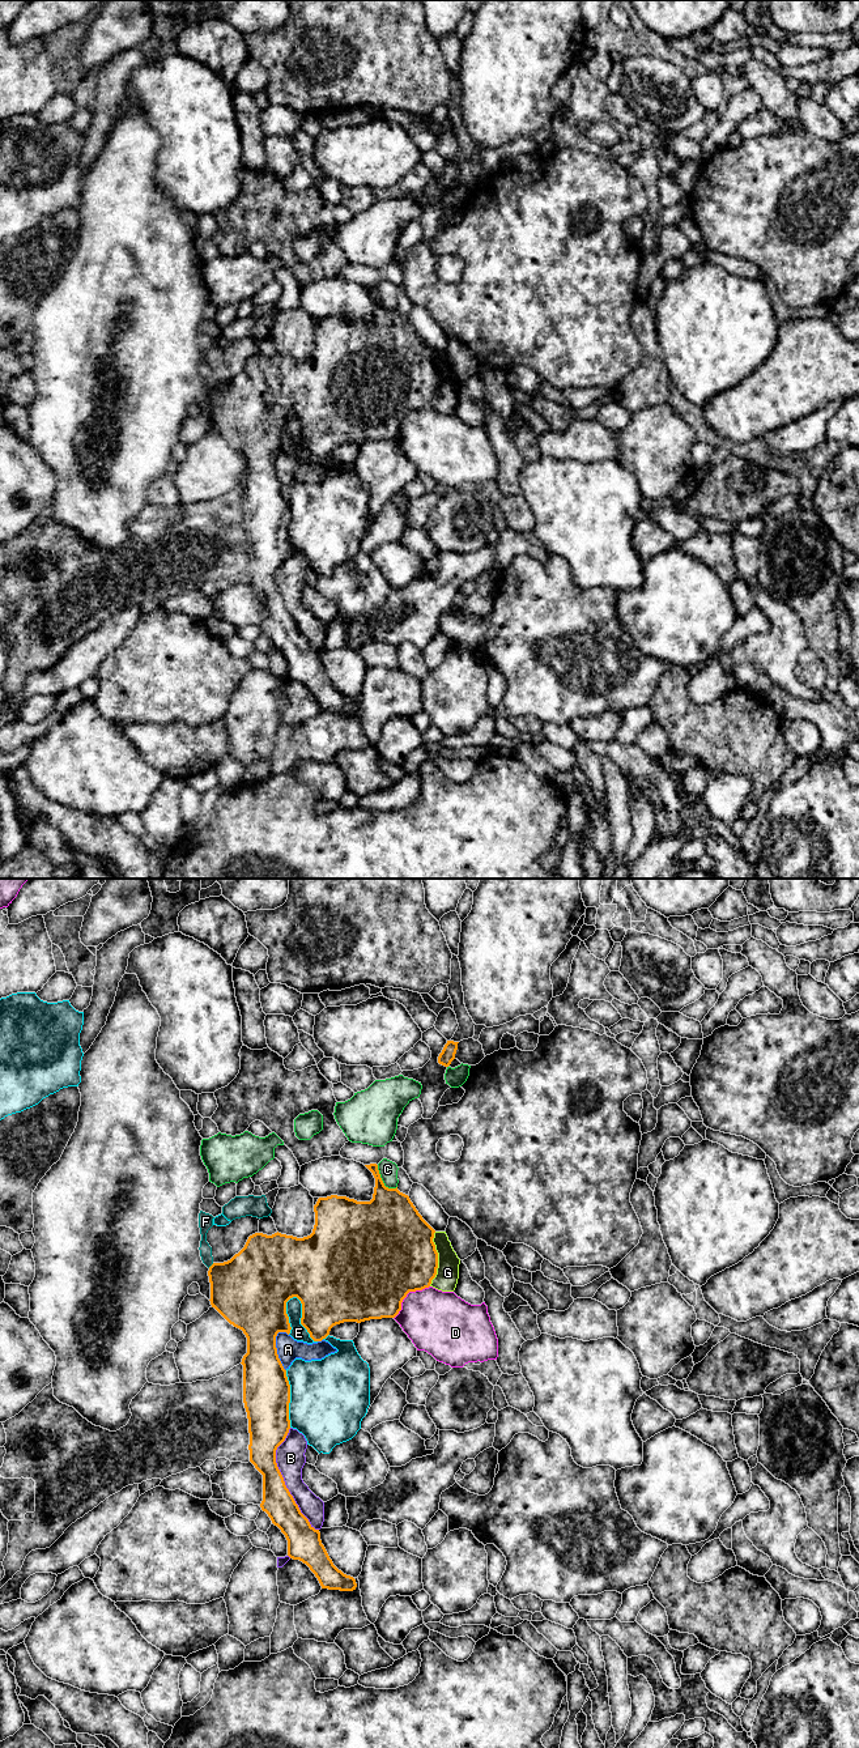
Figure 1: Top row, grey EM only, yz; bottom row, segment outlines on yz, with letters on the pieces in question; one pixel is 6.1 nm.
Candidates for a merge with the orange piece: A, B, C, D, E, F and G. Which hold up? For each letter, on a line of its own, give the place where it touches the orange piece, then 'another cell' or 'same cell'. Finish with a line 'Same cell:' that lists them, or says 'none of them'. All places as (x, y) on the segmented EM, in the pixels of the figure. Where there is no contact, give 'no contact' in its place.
A: meets orange in yz at (276, 1351); another cell
B: meets orange in yz at (283, 1480); another cell
C: meets orange in yz at (382, 1181); another cell
D: meets orange in yz at (405, 1296); another cell
E: meets orange in yz at (301, 1318); another cell
F: meets orange in yz at (212, 1264); another cell
G: meets orange in yz at (437, 1259); same cell
Same cell: G

